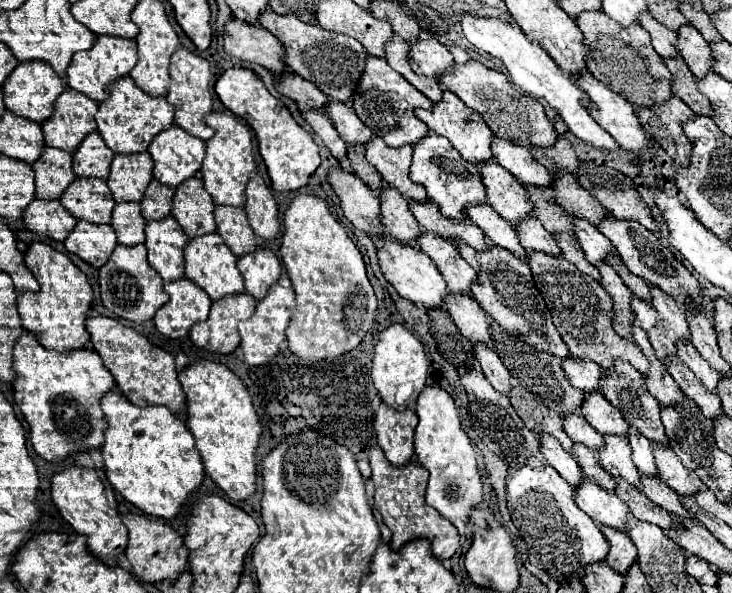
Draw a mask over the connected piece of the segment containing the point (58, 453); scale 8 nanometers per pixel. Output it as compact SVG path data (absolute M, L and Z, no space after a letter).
M24 332L22 338L18 338L18 342L14 346L14 370L18 374L12 384L14 386L14 400L16 400L24 420L30 426L30 442L32 442L36 454L40 454L48 462L62 462L72 454L102 448L106 418L100 408L100 398L106 392L114 390L116 382L96 352L76 350L70 354L58 354L54 350L42 348L32 332Z

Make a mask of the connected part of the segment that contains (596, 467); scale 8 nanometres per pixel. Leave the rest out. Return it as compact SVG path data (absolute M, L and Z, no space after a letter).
M574 444L572 456L578 462L578 466L582 468L582 472L586 474L586 478L598 482L606 490L614 490L614 478L604 468L600 468L600 464L590 448L586 448L584 444Z

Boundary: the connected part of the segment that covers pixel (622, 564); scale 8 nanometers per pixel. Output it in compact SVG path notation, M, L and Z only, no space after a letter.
M600 524L600 530L606 536L606 540L610 542L610 552L606 556L606 564L610 568L614 568L616 572L626 574L626 570L636 562L636 556L638 556L634 542L624 532L616 532L616 528Z

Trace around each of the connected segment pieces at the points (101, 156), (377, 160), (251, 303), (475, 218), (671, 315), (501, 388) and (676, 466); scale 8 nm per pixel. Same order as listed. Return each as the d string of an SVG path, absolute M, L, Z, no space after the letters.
M92 132L92 136L86 136L80 148L72 156L72 168L78 178L108 178L110 164L112 164L114 152L106 148L104 140L98 136L98 132Z
M374 136L370 142L366 142L366 158L388 184L398 188L398 192L404 198L412 198L418 202L428 198L422 184L416 184L408 178L408 168L412 162L410 144L404 144L400 148L390 148L388 144L384 144L380 136Z
M246 292L216 300L210 308L208 320L194 324L190 330L194 346L212 354L232 354L240 346L238 322L248 320L254 310L256 300Z
M476 204L466 208L466 216L498 246L514 252L520 260L526 260L526 248L518 244L518 236L510 222L506 222L494 208L488 204Z
M650 284L650 304L656 308L660 318L666 322L668 336L672 340L688 340L690 330L686 328L684 310L672 296L662 292L658 286Z
M474 344L472 350L474 358L480 362L484 376L488 378L488 382L502 394L510 392L510 372L506 370L506 366L502 364L502 360L498 358L498 354L494 350L490 350L486 344Z
M654 444L654 462L658 468L660 480L666 482L674 492L678 492L678 494L686 492L686 496L694 496L700 490L702 480L694 472L690 472L678 460L678 456L674 456L674 452L670 452L670 448L666 448L662 444Z

